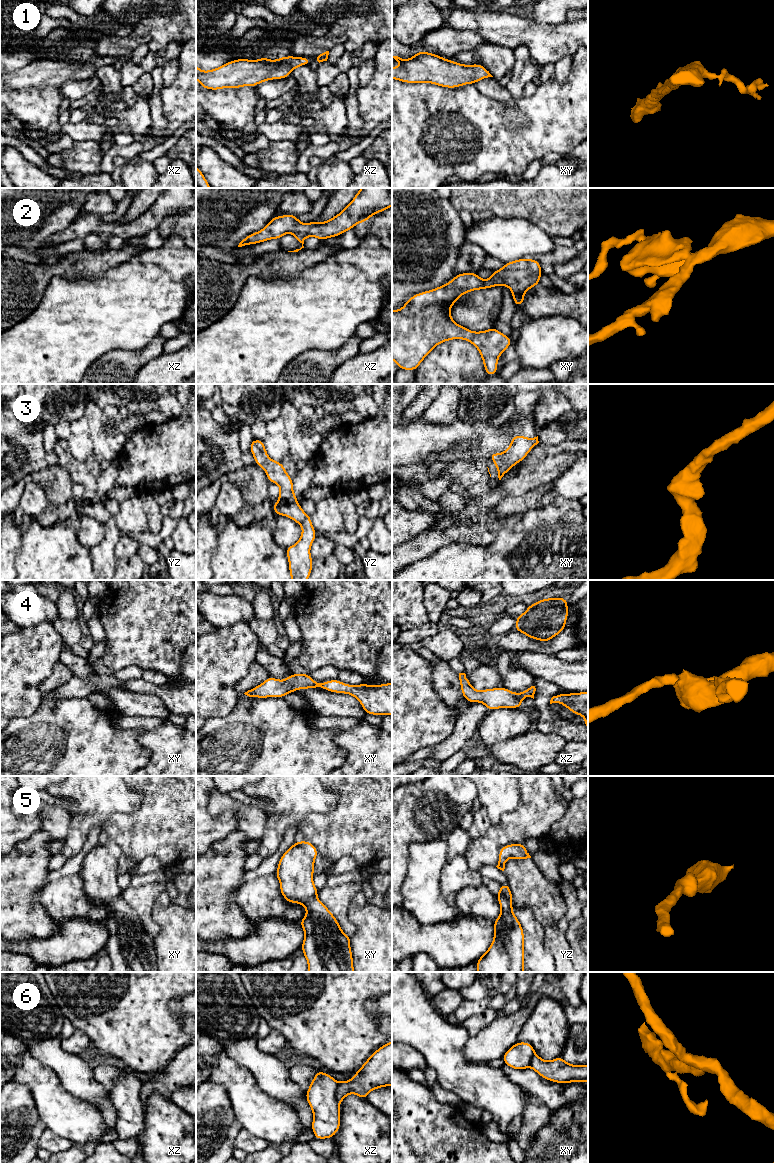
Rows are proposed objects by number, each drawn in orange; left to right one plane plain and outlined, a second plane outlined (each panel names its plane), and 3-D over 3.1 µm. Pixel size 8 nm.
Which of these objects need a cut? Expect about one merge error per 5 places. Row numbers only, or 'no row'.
6

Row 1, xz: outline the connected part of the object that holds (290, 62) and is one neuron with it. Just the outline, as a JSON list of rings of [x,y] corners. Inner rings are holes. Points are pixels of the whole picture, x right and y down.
[[[292,55],[279,57],[276,61],[265,56],[258,60],[240,58],[208,71],[201,71],[196,65],[196,79],[202,88],[209,90],[254,87],[264,81],[284,79],[293,69],[310,65],[311,61],[308,57]]]

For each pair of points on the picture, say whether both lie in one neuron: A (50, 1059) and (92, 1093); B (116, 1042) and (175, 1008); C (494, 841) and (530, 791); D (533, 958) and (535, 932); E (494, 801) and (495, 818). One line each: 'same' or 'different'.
A: same
B: different
C: same
D: same
E: same

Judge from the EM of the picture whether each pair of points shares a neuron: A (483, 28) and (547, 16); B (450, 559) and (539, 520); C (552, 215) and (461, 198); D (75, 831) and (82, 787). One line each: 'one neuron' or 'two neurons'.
A: two neurons
B: one neuron
C: one neuron
D: one neuron

